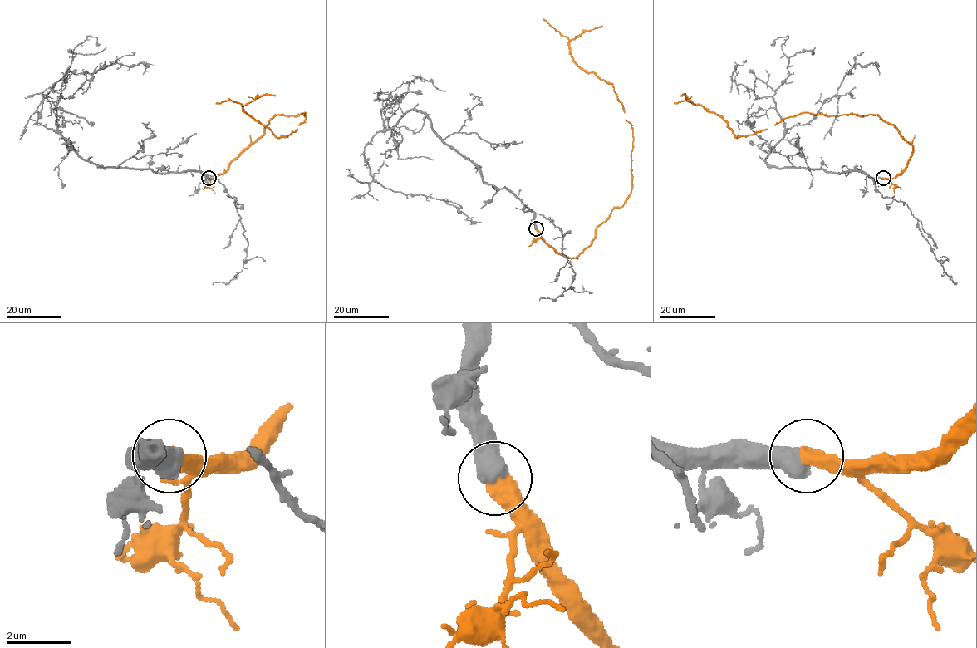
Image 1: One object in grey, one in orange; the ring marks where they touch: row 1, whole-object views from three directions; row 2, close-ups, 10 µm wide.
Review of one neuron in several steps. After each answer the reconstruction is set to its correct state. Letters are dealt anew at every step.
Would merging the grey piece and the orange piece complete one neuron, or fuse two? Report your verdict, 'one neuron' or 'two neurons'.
one neuron

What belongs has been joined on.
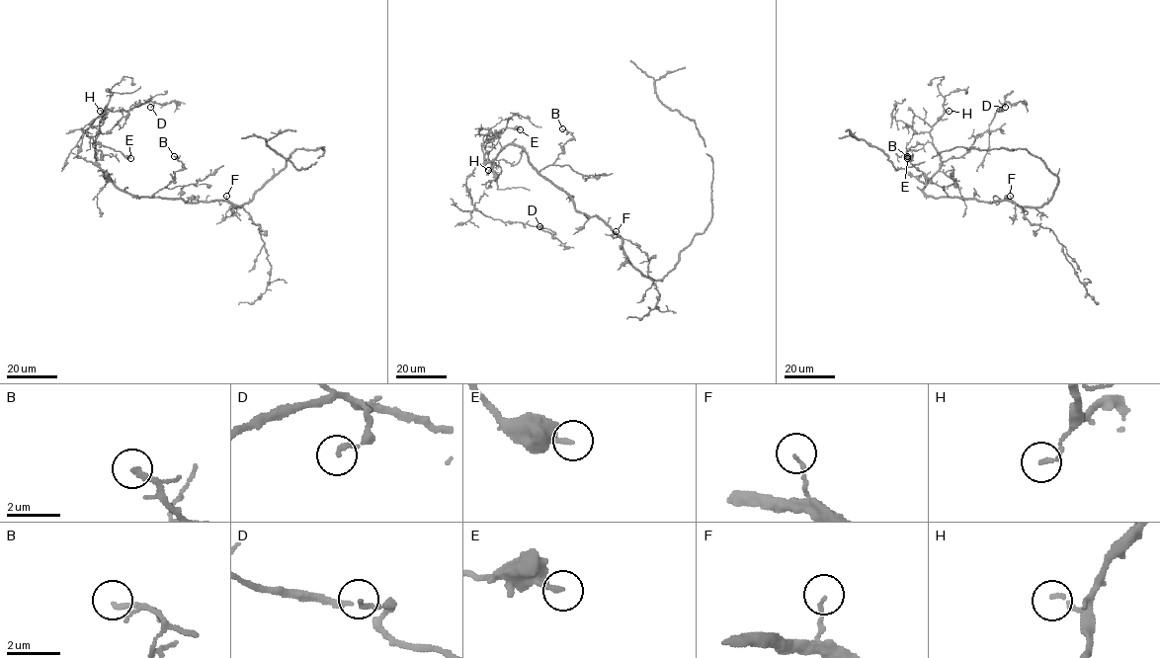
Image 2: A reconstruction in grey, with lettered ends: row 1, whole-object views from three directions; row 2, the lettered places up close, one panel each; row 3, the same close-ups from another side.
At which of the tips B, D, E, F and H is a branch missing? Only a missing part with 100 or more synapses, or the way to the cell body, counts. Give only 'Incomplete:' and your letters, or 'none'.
Incomplete: none

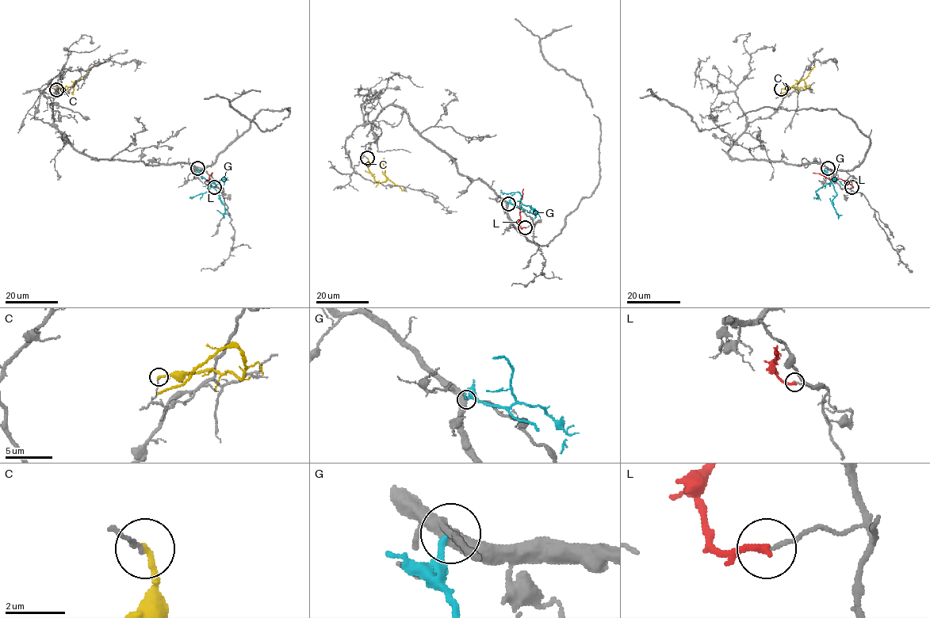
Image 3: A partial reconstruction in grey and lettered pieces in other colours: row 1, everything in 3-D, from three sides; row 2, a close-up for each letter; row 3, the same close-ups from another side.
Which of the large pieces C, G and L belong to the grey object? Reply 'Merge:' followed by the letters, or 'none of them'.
Merge: none of them

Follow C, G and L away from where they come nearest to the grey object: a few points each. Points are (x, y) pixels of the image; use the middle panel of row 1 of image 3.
C: (367, 158), (369, 171), (375, 180), (381, 182), (386, 179), (384, 158)
G: (508, 204), (518, 206), (528, 211), (532, 208), (536, 211), (527, 211)
L: (526, 227), (520, 226), (519, 220), (519, 203), (523, 188)

